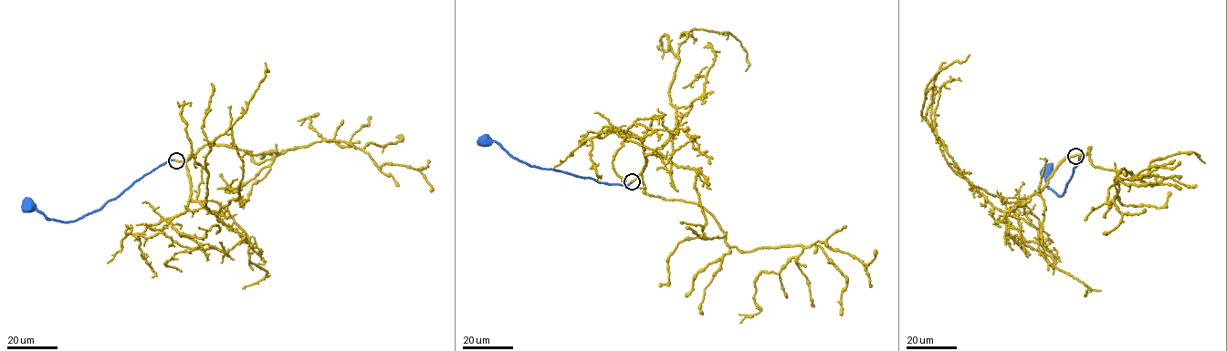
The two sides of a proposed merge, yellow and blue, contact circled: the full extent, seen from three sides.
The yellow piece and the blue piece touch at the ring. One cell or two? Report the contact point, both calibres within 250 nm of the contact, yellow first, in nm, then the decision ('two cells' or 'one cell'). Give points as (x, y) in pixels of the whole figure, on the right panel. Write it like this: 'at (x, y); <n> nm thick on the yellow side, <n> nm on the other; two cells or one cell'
at (1075, 156); 240 nm thick on the yellow side, 220 nm on the other; two cells

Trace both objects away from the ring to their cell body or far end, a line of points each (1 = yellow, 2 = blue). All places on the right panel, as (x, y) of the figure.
1: (1075, 156), (1066, 157), (1089, 147), (1093, 166), (1130, 171), (1122, 180), (1178, 153), (1204, 163)
2: (1075, 156), (1080, 154), (1078, 163), (1060, 196), (1046, 184), (1045, 172)

